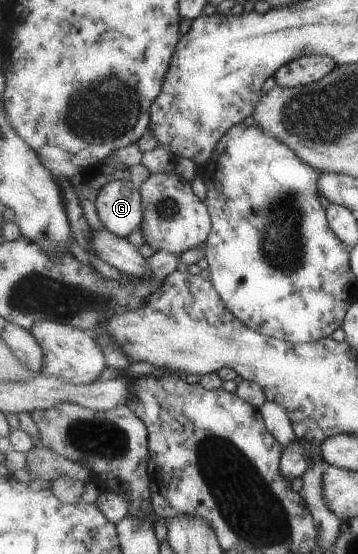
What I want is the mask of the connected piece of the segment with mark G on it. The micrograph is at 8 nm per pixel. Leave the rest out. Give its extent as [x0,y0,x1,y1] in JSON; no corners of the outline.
[97,179,144,238]

